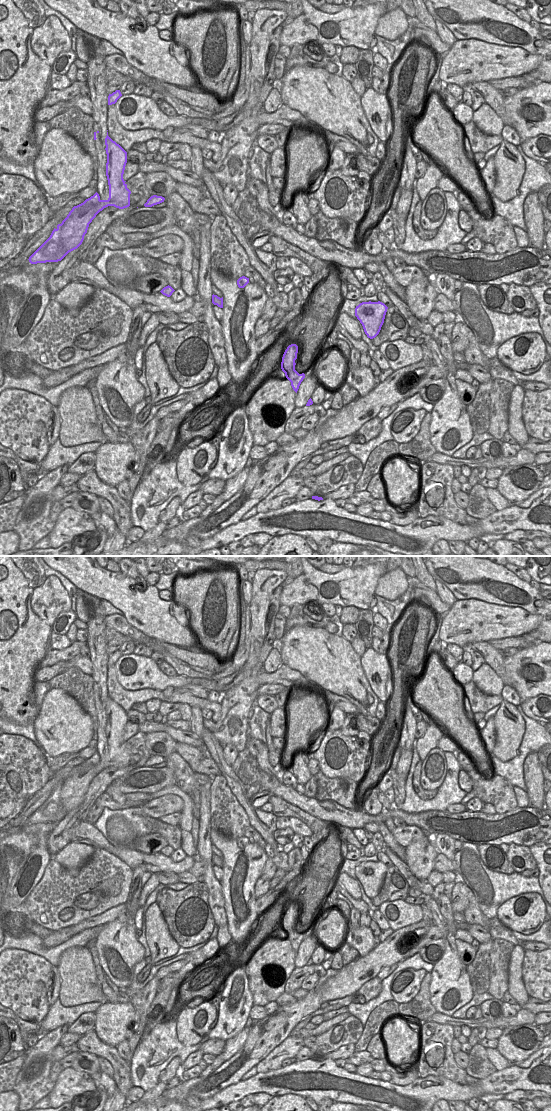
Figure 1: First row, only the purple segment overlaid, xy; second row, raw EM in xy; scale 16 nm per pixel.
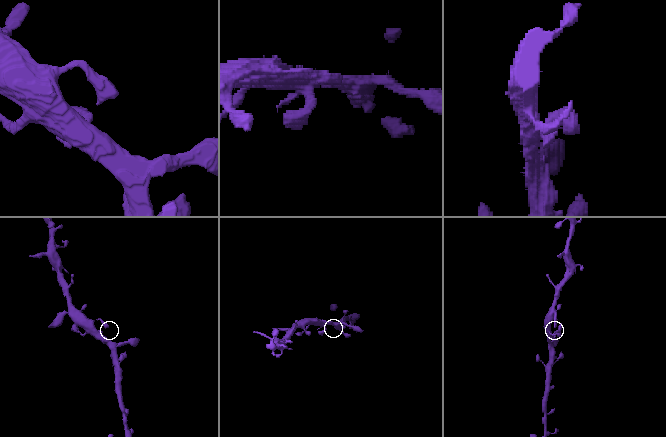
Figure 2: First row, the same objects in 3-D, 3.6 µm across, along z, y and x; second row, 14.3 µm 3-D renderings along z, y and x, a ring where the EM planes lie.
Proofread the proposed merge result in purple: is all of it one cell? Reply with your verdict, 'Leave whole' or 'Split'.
Leave whole

